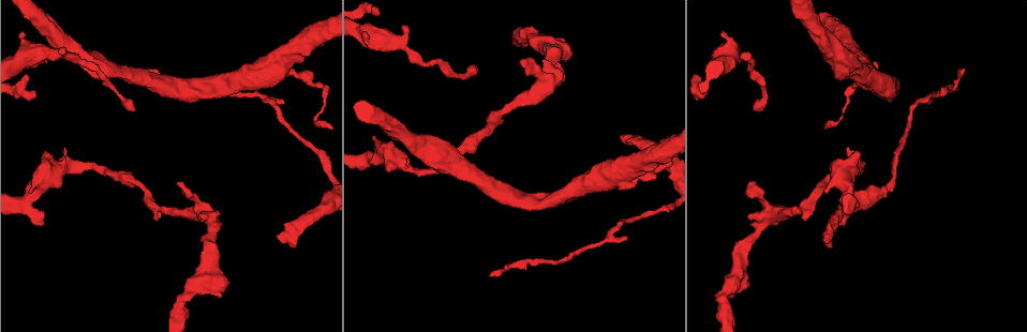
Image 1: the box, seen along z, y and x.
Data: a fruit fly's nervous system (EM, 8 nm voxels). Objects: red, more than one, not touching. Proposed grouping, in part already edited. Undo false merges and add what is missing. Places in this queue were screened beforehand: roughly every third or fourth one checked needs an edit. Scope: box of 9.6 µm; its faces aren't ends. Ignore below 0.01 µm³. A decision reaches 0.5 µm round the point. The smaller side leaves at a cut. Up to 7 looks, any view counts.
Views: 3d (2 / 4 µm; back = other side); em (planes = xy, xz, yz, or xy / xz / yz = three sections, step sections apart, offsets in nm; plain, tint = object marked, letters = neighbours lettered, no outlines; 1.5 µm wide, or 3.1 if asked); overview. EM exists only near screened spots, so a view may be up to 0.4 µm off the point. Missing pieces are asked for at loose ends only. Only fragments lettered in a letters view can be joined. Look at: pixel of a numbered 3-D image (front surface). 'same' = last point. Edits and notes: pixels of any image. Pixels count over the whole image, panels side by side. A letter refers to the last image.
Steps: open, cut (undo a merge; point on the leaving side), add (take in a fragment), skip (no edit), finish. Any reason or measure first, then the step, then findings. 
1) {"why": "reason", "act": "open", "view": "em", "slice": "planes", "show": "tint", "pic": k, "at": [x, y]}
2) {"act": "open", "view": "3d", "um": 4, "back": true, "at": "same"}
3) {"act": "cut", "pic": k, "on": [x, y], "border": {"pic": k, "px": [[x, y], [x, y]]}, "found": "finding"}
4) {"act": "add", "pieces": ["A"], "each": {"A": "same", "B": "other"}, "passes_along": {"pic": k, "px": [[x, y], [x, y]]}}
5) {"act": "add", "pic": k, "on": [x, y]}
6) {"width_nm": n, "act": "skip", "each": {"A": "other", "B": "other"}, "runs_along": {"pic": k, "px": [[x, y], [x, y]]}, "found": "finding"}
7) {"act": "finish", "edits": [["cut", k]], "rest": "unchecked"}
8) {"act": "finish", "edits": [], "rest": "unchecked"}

{"why": "branch stops here", "act": "open", "view": "3d", "um": 2, "pic": 1, "at": [279, 236]}

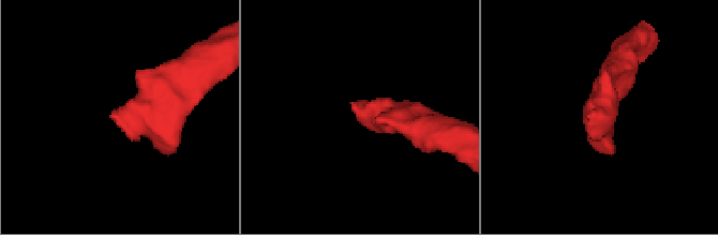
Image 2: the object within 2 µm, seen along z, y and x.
{"why": "now the EM", "act": "open", "view": "em", "slice": "yz", "step": 4, "show": "tint", "pic": 2, "at": [589, 119]}

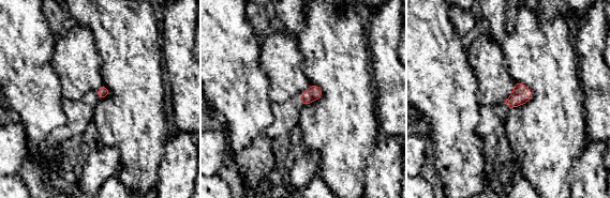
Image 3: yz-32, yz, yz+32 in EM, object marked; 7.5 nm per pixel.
{"why": "what lies round it", "act": "open", "view": "em", "slice": "yz", "step": 4, "show": "letters", "at": "same"}

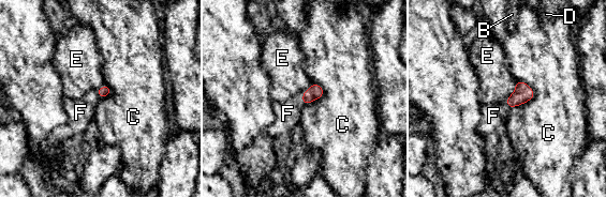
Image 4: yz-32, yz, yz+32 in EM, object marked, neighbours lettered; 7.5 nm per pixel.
{"act": "add", "pieces": ["F"], "each": {"B": "other", "C": "other", "D": "other", "E": "other", "F": "same"}, "passes_along": {"pic": 4, "px": [[315, 91], [301, 98], [287, 113]]}, "found": "it goes on there"}

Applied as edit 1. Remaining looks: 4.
{"why": "branch stops here", "act": "open", "view": "3d", "um": 4, "pic": 1, "at": [964, 67]}

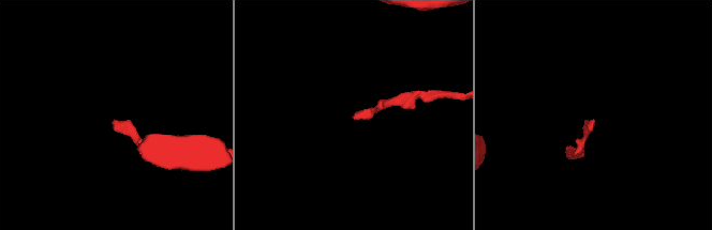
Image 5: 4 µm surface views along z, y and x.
{"why": "need the tissue", "act": "open", "view": "em", "slice": "planes", "show": "tint", "pic": 5, "at": [594, 121]}

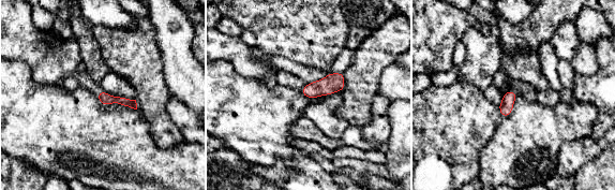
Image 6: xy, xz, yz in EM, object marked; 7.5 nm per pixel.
{"why": "see the neighbours", "act": "open", "view": "em", "slice": "planes", "show": "letters", "at": "same"}

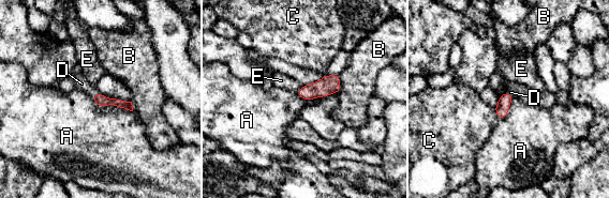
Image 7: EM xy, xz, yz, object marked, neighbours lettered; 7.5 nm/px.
{"act": "add", "pieces": ["D"], "each": {"A": "other", "B": "other", "C": "other", "D": "same", "E": "other"}, "passes_along": {"pic": 7, "px": [[101, 101], [95, 93], [82, 84]]}, "found": "the cell continues"}

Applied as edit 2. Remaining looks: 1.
{"act": "finish", "edits": [["add", 4], ["add", 7]], "rest": "unchecked"}

